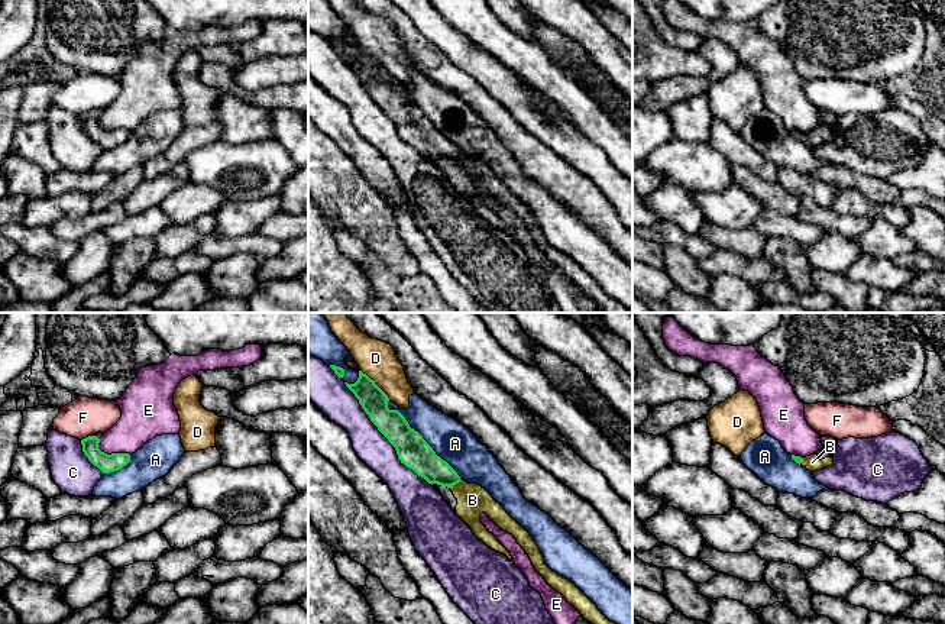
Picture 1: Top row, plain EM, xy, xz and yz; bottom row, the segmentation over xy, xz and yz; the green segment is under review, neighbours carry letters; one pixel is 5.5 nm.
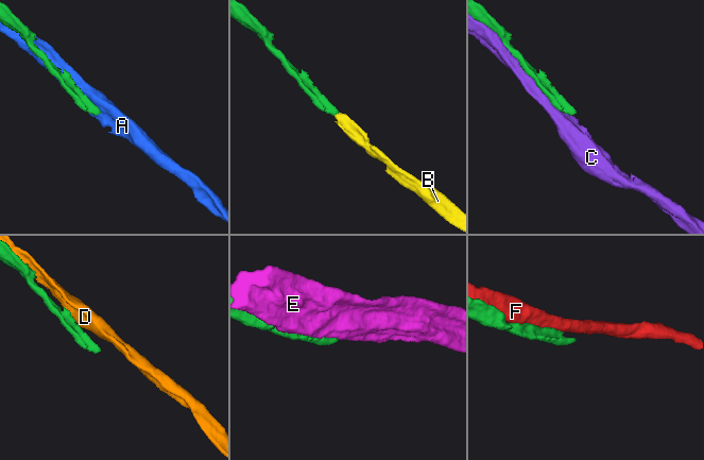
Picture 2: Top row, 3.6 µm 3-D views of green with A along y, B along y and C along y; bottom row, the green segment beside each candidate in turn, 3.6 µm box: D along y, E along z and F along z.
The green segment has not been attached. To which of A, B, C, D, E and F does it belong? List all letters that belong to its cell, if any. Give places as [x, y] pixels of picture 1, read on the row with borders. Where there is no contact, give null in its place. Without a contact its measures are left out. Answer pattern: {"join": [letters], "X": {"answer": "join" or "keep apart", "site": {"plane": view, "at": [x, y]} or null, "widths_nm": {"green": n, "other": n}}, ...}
{"join": ["B"], "A": {"answer": "keep apart", "site": {"plane": "xz", "at": [421, 437]}, "widths_nm": {"green": 180, "other": 220}}, "B": {"answer": "join", "site": {"plane": "xz", "at": [455, 484]}, "widths_nm": {"green": 160, "other": 180}}, "C": {"answer": "keep apart", "site": {"plane": "xz", "at": [385, 436]}, "widths_nm": {"green": 180, "other": 180}}, "D": {"answer": "keep apart", "site": {"plane": "xz", "at": [375, 384]}, "widths_nm": {"green": 160, "other": 200}}, "E": {"answer": "keep apart", "site": {"plane": "xy", "at": [112, 453]}, "widths_nm": {"green": 100, "other": 240}}, "F": {"answer": "keep apart", "site": {"plane": "xy", "at": [86, 437]}, "widths_nm": {"green": 100, "other": 220}}}

